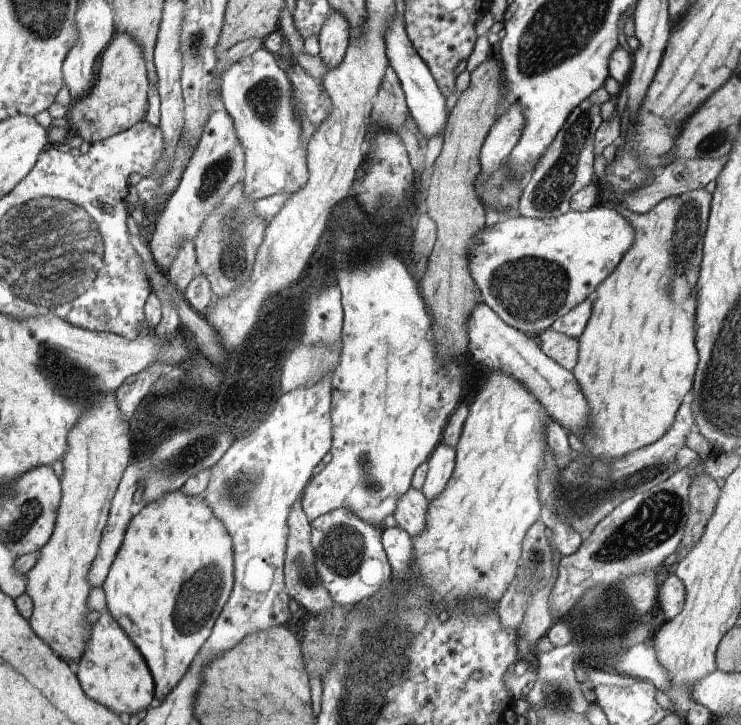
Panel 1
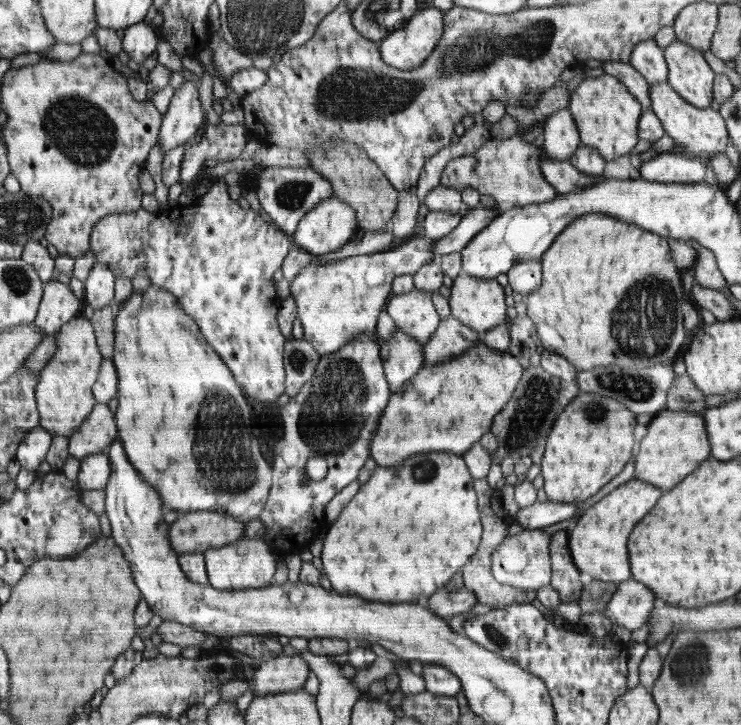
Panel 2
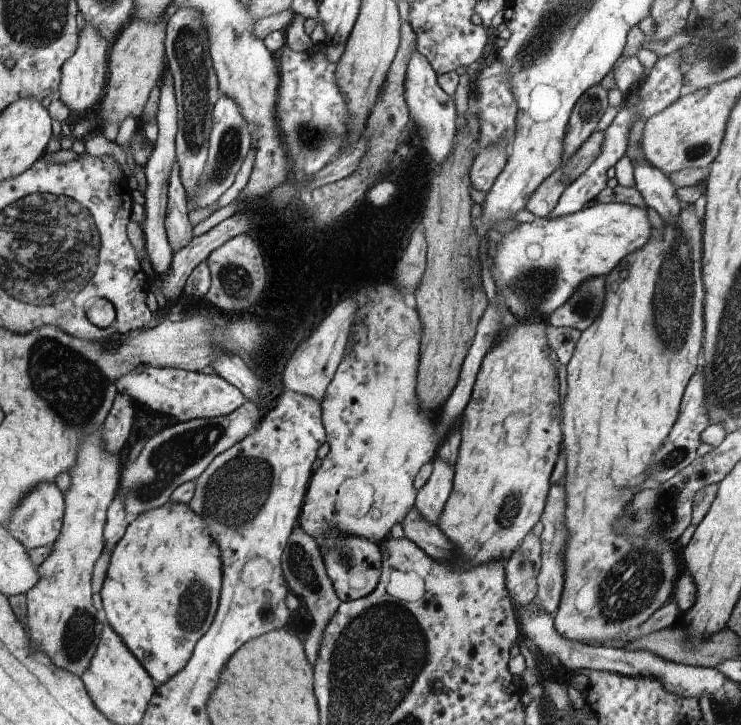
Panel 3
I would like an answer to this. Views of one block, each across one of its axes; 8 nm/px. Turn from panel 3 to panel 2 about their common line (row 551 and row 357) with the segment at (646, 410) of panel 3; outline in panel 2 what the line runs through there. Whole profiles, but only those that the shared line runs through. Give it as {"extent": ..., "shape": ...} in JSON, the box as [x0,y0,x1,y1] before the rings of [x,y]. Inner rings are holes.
{"extent":[525,214,688,371],"shape":[[[604,214],[576,218],[540,258],[541,285],[525,296],[527,316],[536,325],[542,346],[562,355],[575,371],[596,366],[673,363],[680,346],[688,341],[682,315],[685,296],[682,274],[676,268],[667,238]]]}

